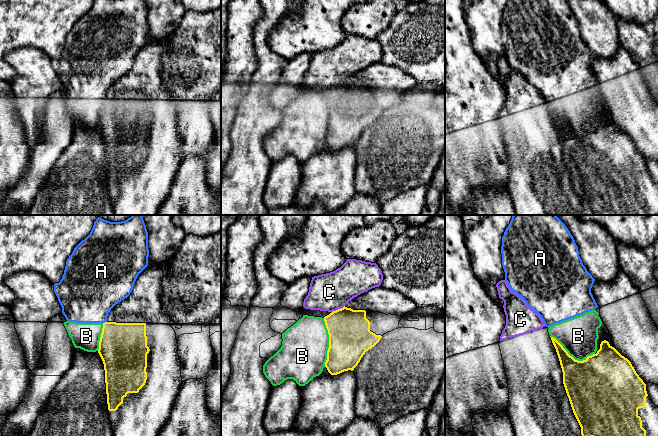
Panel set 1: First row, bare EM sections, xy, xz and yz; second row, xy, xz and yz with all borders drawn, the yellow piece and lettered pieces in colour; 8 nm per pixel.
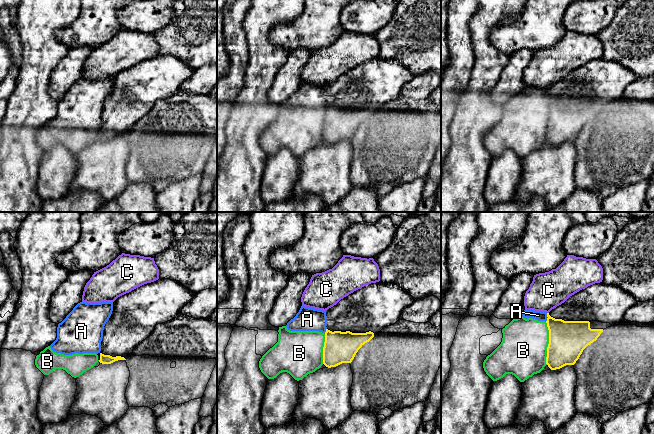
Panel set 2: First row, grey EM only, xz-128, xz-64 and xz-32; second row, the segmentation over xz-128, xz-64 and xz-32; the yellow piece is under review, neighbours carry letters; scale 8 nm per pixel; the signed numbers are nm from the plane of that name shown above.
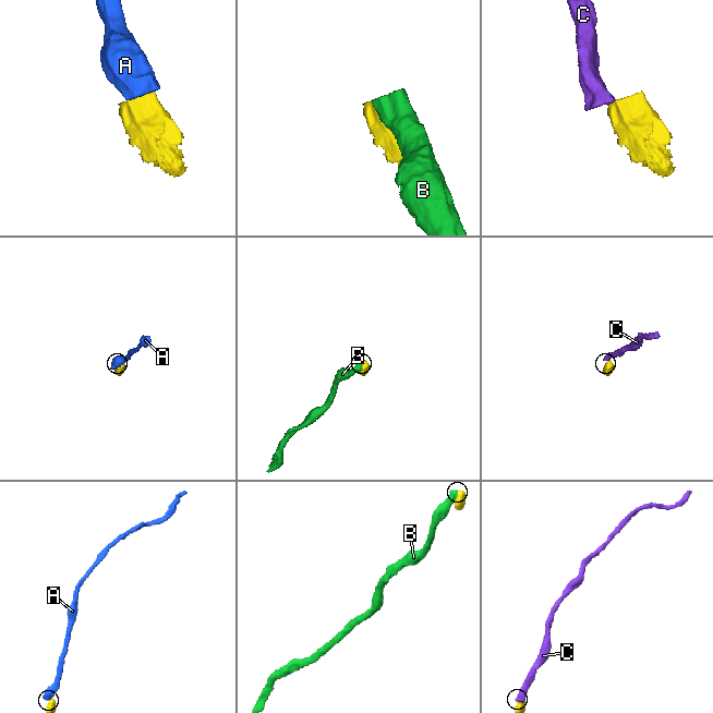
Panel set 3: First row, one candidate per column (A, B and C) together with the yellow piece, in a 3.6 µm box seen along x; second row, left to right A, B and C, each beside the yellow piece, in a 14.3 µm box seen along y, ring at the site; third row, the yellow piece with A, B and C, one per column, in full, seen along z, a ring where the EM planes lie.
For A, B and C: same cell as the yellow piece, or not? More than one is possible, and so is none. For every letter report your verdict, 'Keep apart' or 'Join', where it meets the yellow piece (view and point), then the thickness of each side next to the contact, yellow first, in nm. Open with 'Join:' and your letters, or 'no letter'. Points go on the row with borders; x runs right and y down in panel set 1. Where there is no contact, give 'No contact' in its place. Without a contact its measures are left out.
Join: no letter
A: Keep apart. Touches yellow at xy (105, 322). Thickness 380 nm (yellow) against 420 nm
B: Keep apart. Touches yellow at xz (329, 342). Thickness 340 nm (yellow) against 380 nm
C: Keep apart. Touches yellow at xz (338, 309). Thickness 340 nm (yellow) against 300 nm

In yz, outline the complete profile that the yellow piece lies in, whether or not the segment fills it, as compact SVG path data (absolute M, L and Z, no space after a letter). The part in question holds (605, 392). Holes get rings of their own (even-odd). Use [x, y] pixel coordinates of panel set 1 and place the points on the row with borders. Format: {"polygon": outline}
{"polygon": "M551 337L551 340L582 436L658 436L658 407L648 396L646 384L627 358L604 340L596 354L578 361L555 338Z"}

